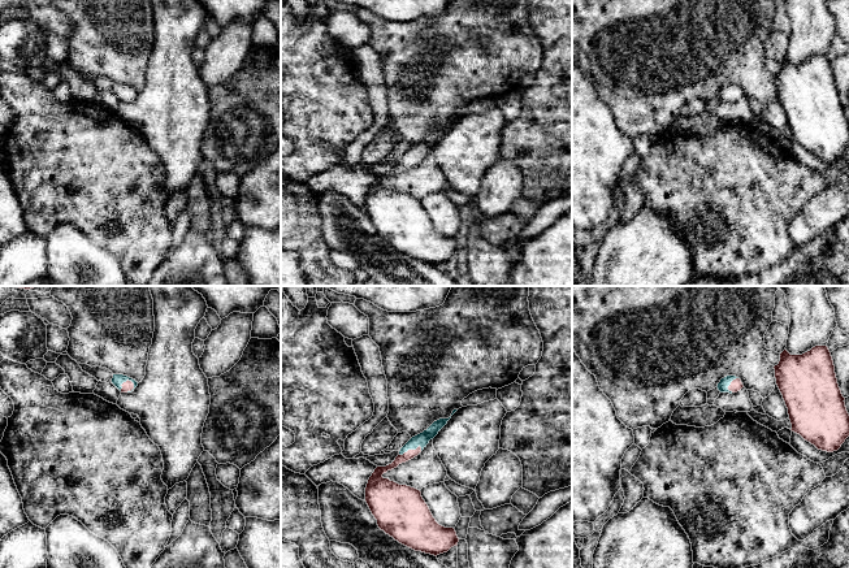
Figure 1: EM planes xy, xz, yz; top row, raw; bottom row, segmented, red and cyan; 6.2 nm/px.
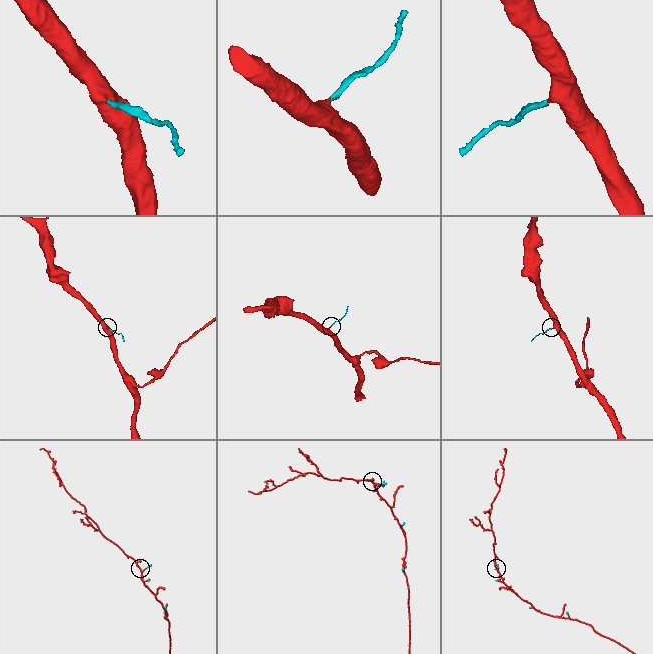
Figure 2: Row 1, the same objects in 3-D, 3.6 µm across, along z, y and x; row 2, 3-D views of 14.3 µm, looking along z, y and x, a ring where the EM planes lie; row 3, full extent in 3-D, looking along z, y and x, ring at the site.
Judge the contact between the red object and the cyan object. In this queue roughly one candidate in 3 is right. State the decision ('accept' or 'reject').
accept

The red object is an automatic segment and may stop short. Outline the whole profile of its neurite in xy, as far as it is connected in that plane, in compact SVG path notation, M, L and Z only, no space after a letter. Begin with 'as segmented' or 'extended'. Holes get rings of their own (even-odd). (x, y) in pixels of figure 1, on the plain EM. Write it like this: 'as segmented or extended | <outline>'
extended | M113 83L112 92L121 101L131 101L138 95L138 91L135 88L124 83Z

